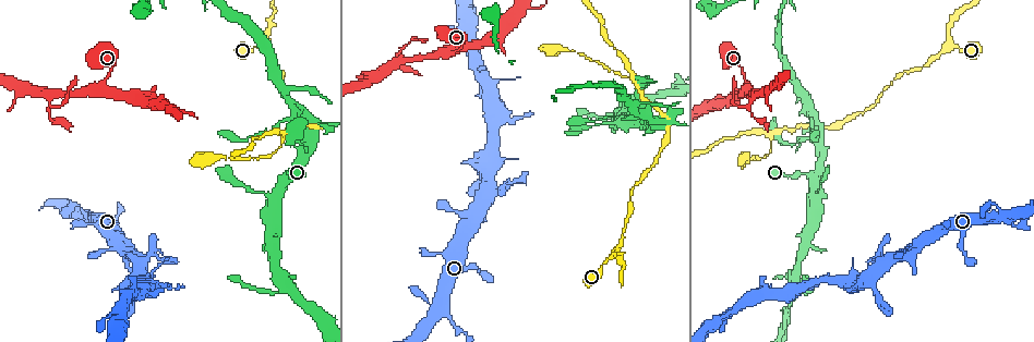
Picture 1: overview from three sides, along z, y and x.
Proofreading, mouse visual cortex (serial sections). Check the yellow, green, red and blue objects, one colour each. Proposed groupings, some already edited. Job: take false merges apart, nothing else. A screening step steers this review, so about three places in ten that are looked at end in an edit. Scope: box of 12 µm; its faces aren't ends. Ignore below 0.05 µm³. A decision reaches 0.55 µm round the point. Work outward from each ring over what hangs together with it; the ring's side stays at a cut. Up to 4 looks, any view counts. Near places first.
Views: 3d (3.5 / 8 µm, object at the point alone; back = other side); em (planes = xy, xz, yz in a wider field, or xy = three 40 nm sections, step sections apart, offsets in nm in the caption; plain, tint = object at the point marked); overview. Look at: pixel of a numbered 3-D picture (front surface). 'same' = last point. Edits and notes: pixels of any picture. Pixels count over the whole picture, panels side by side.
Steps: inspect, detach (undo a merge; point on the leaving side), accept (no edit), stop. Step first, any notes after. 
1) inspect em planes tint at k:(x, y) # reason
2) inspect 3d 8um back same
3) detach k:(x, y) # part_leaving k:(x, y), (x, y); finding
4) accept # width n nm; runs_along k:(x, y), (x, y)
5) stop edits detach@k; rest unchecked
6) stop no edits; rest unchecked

inspect 3d 3.5um at 1:(624, 124)

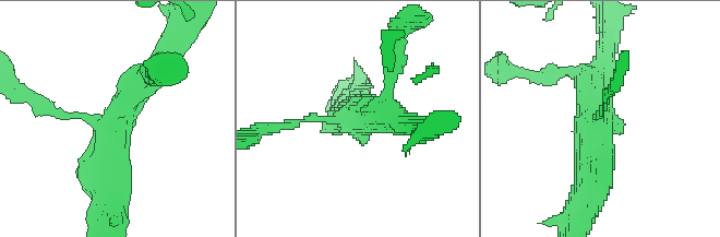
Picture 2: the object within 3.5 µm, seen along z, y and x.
inspect em xy step 3 tint at 2:(113, 131) # now the EM

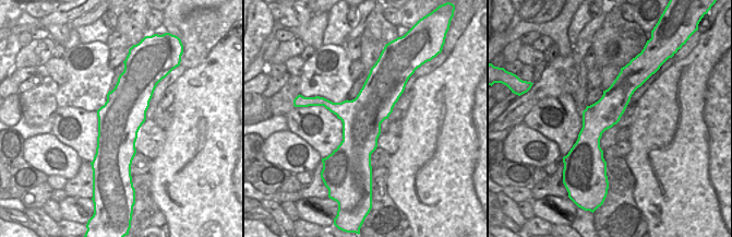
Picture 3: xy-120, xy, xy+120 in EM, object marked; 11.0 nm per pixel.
accept # runs_along 2:(142, 75), (112, 130), (109, 203); all the same cell

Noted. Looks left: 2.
inspect 3d 3.5um at 1:(819, 140) # four-way junction

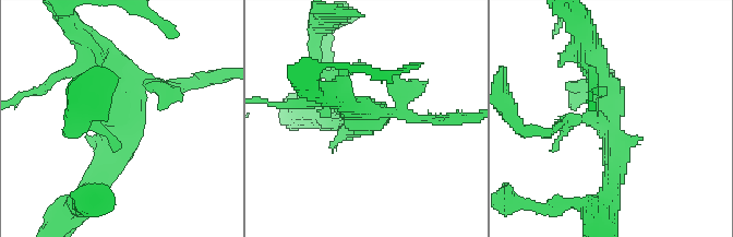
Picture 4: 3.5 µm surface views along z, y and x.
inspect em xy step 1 tint at 4:(119, 119) # arms 4; arm_widths 150, 200, 300, 350 nm

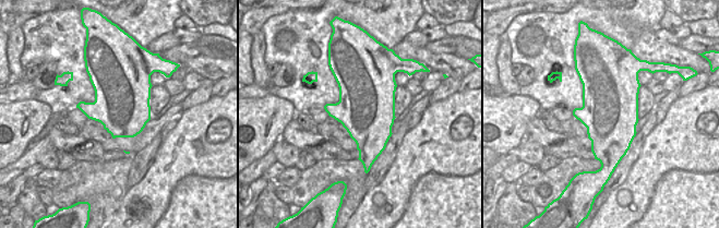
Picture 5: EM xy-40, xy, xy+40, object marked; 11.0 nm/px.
accept # runs_along 4:(612, 180), (617, 143), (592, 49); all the same cell

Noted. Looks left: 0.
stop no edits; rest unchecked

